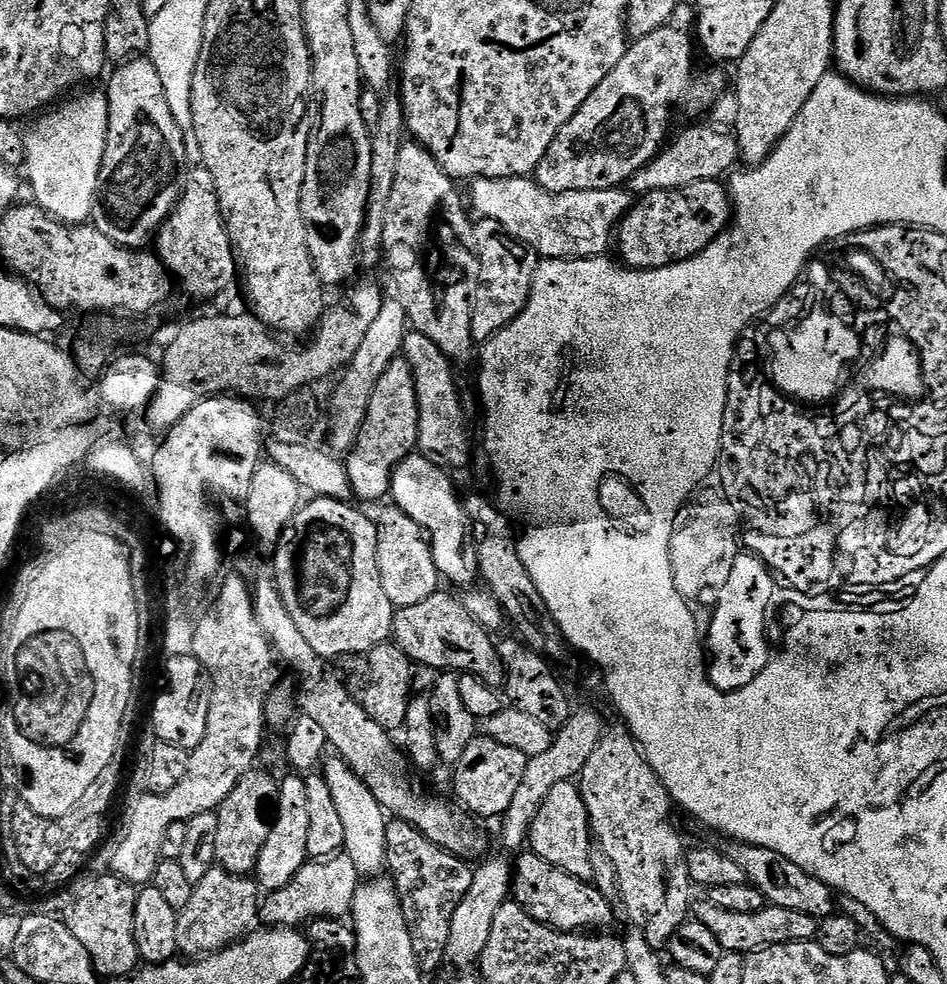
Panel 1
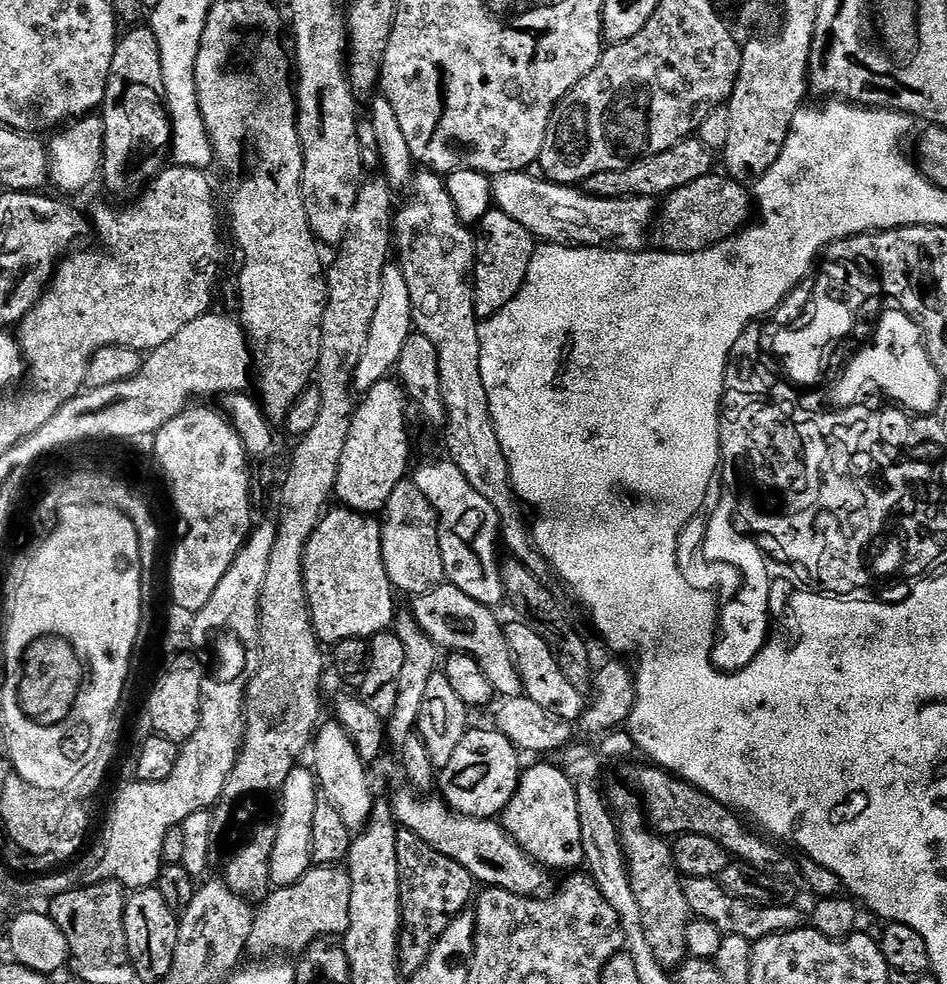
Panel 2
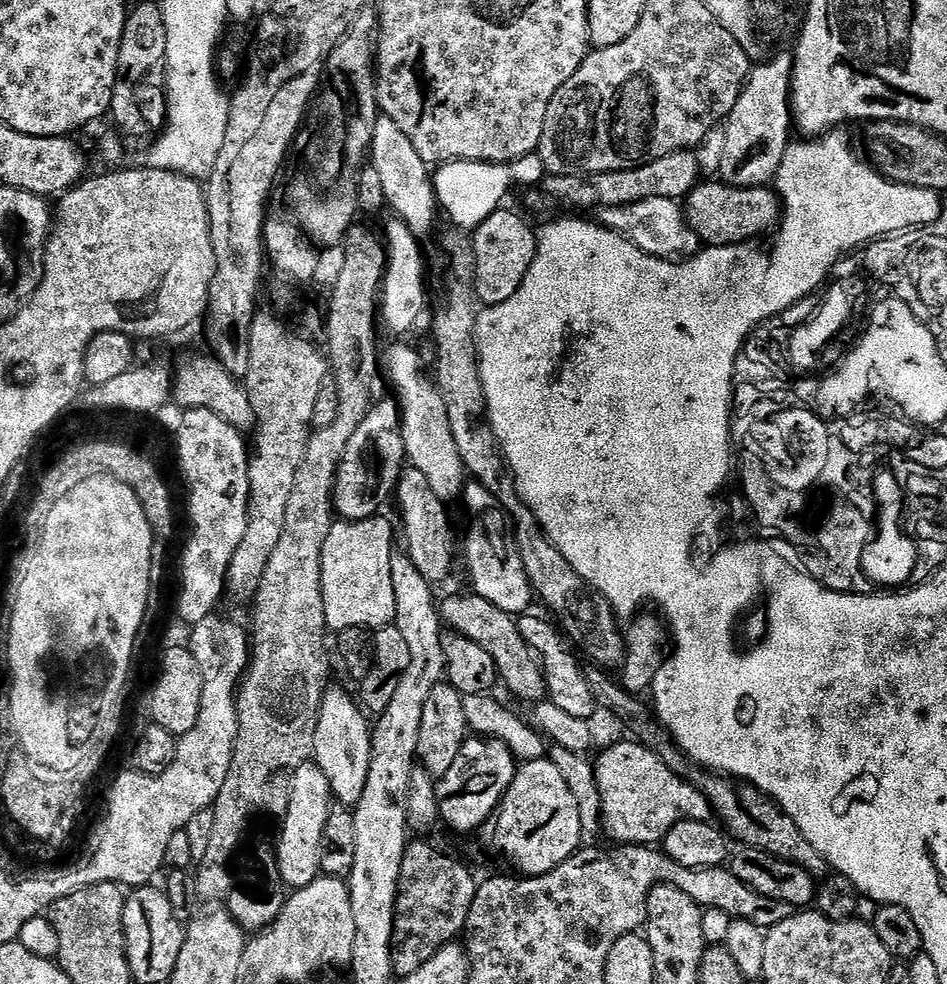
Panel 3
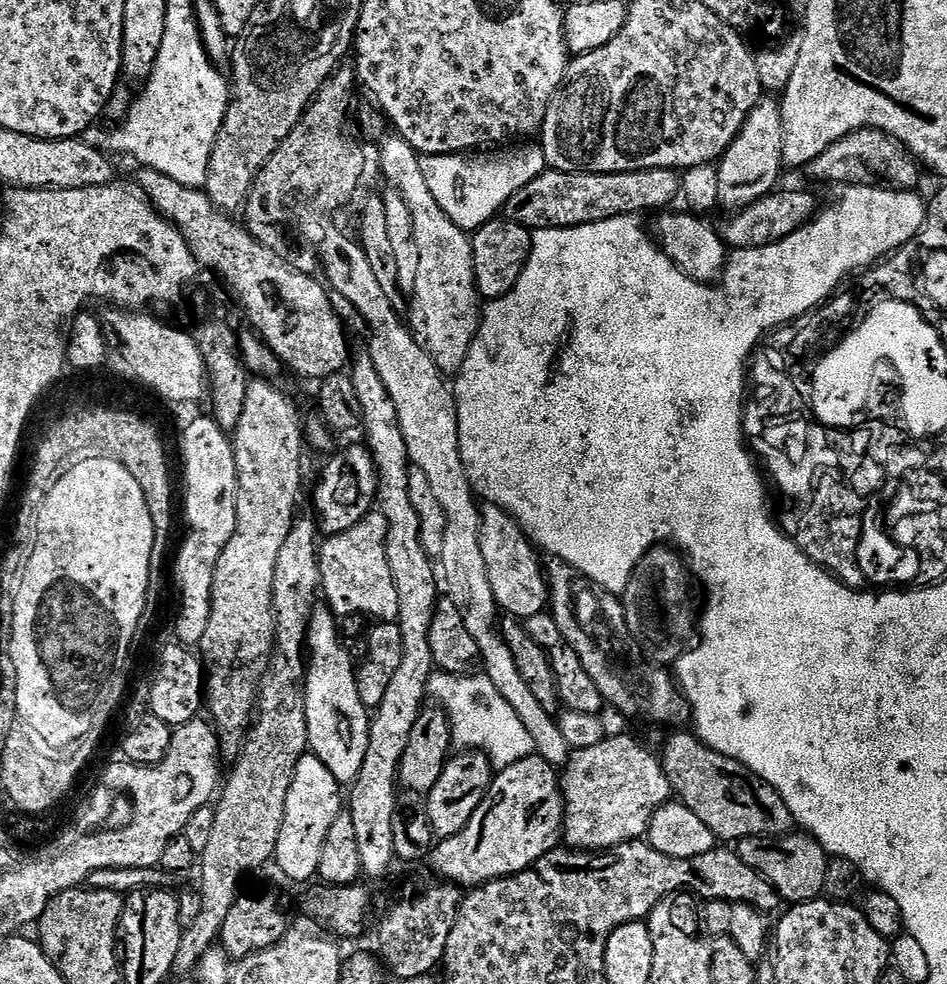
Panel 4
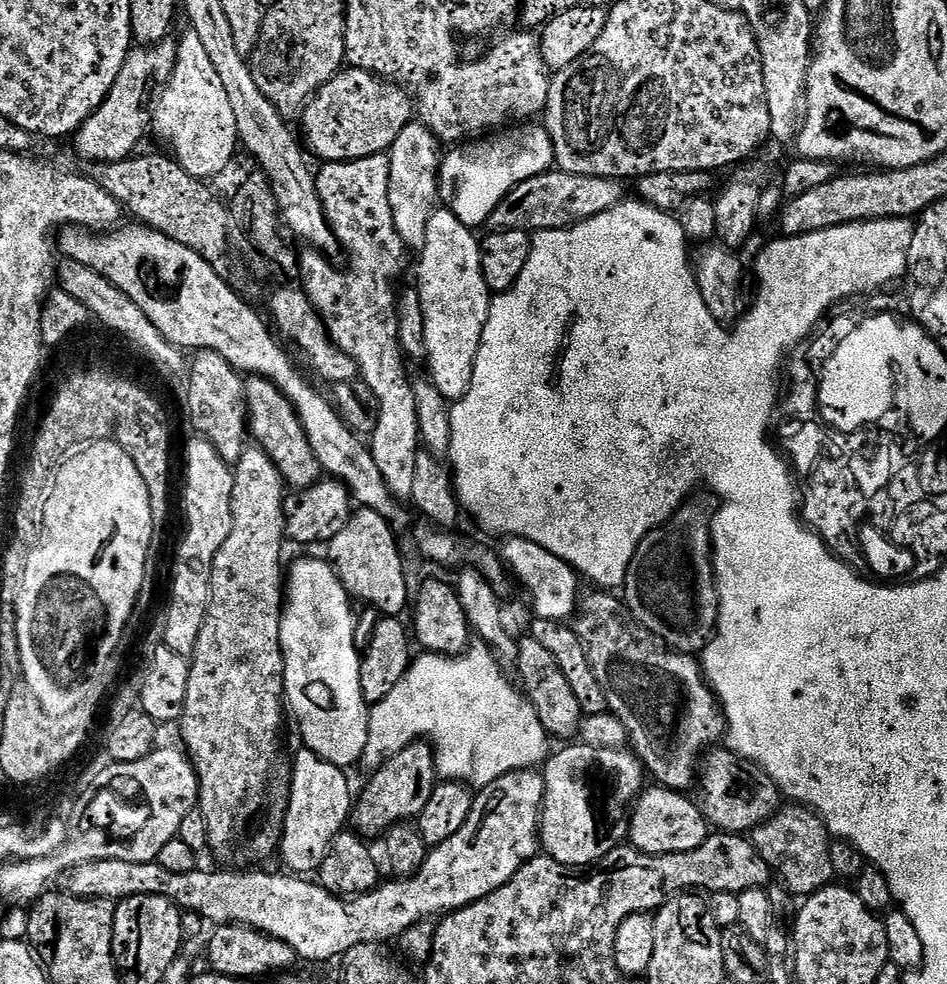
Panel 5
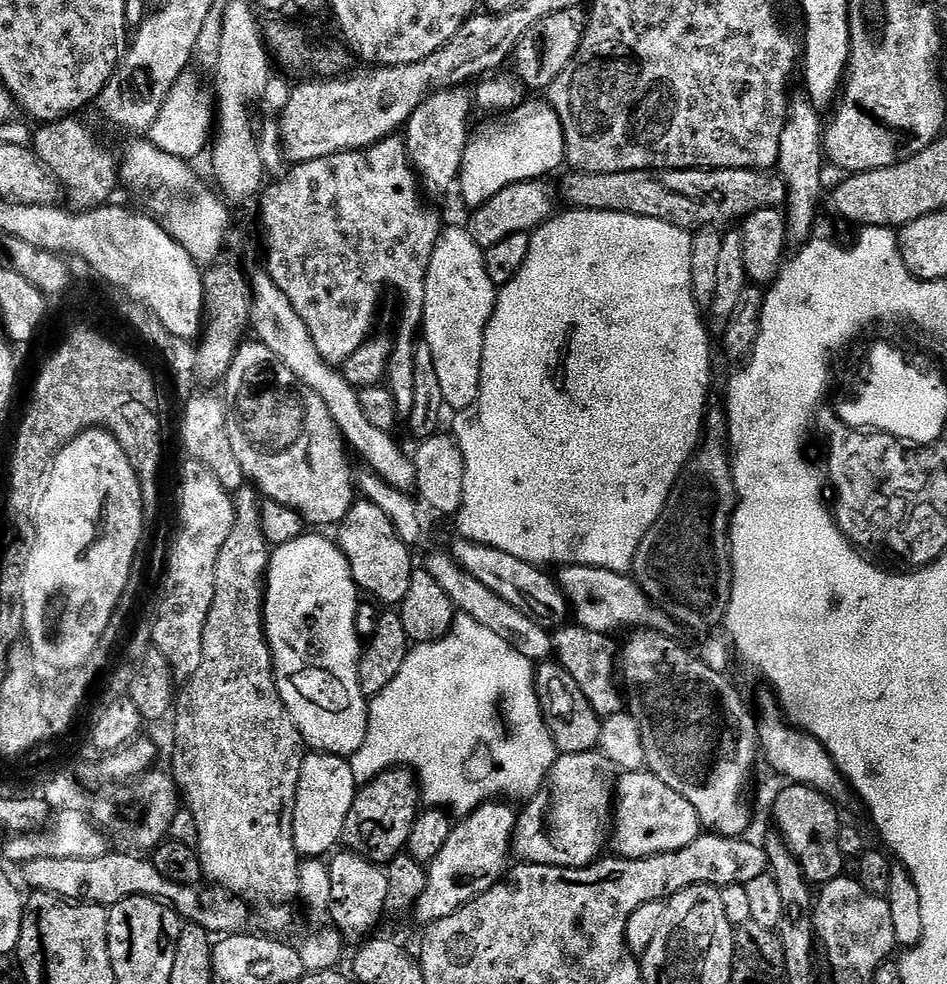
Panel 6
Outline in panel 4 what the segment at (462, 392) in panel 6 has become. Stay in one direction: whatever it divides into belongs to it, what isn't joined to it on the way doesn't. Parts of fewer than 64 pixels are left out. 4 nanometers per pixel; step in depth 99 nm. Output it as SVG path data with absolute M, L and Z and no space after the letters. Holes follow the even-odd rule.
M391 139L383 141L380 168L388 179L387 187L397 190L409 208L414 241L419 249L418 278L410 294L410 324L440 373L456 374L463 368L466 354L476 340L478 317L482 312L476 295L472 241L469 233L456 225L446 210L438 206L434 194L430 194L430 186L426 186L417 152L405 140Z

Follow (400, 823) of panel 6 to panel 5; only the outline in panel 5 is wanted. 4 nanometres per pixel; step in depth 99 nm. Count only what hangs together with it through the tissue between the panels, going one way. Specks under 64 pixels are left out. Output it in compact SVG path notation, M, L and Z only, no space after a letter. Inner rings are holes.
M415 740L406 750L398 750L398 754L386 760L382 767L371 773L364 793L359 793L355 801L351 823L355 831L365 838L383 837L389 828L409 818L419 818L422 810L426 810L426 802L430 802L430 794L434 794L438 783L436 774L436 757L434 749L427 740Z

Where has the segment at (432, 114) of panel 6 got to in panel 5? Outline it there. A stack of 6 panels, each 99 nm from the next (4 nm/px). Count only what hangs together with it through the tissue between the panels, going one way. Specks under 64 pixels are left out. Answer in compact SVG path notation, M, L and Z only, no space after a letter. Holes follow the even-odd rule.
M418 120L402 128L389 148L390 164L389 199L394 214L395 229L406 248L419 252L426 242L426 226L439 203L439 166L442 159L440 141Z

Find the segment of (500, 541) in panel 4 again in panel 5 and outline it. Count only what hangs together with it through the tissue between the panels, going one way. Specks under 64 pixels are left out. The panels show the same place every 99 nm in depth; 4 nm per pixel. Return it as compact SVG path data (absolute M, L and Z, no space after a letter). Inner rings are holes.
M525 536L507 537L503 544L504 549L499 549L498 555L504 561L511 579L515 583L517 580L528 591L532 608L536 611L535 619L571 621L577 615L578 605L582 600L582 577L575 567L558 558L558 554L550 554L549 548L538 546L538 542L530 542Z

